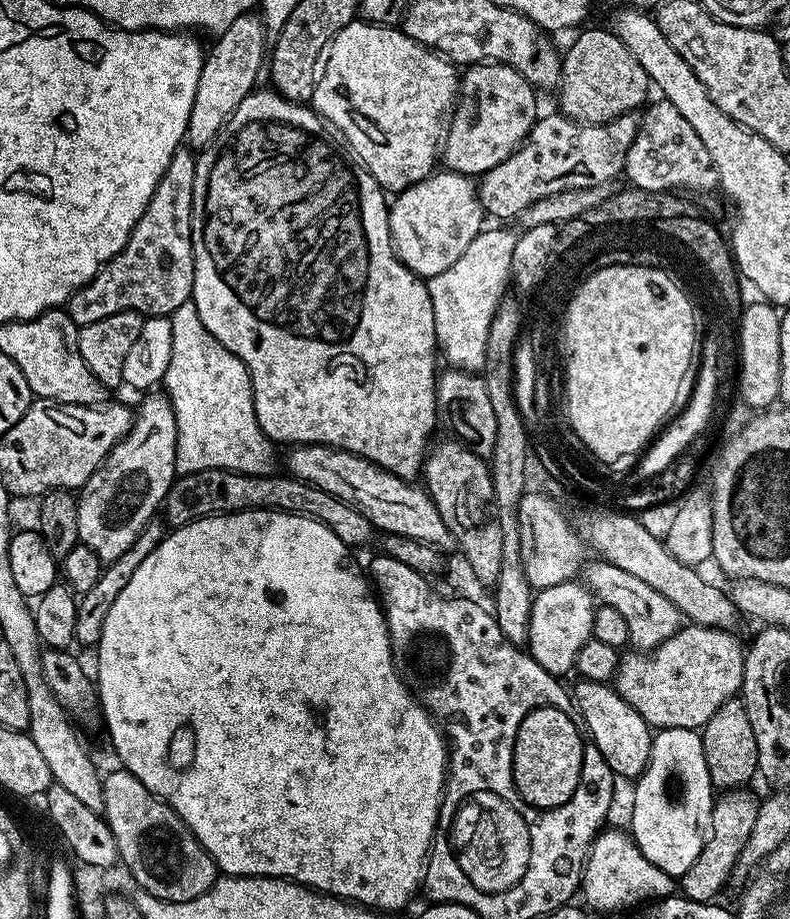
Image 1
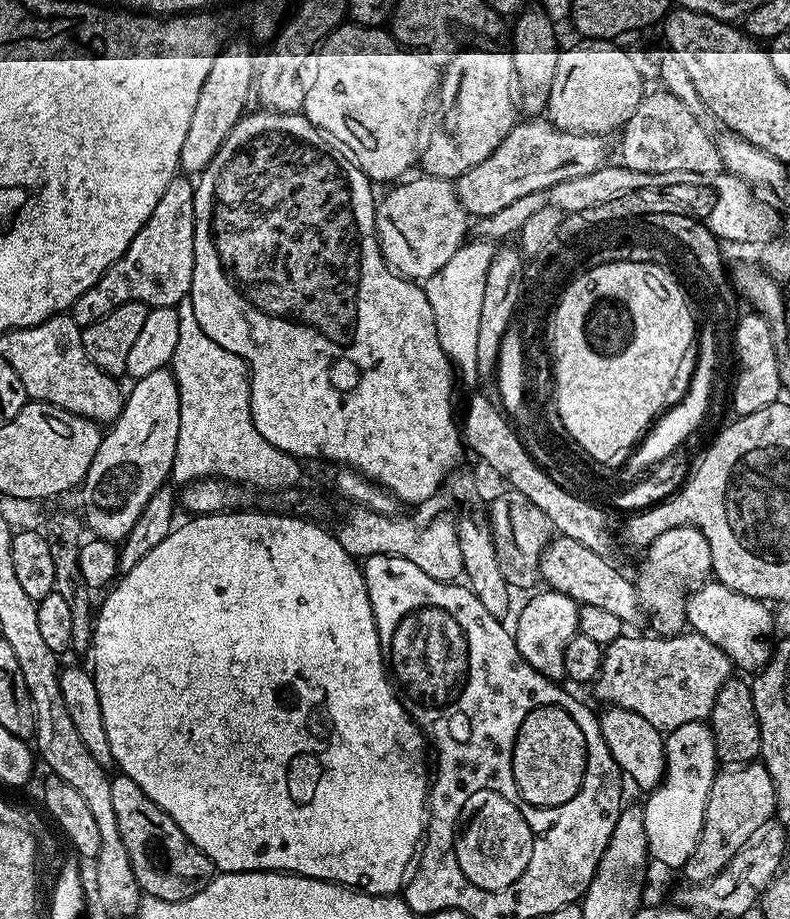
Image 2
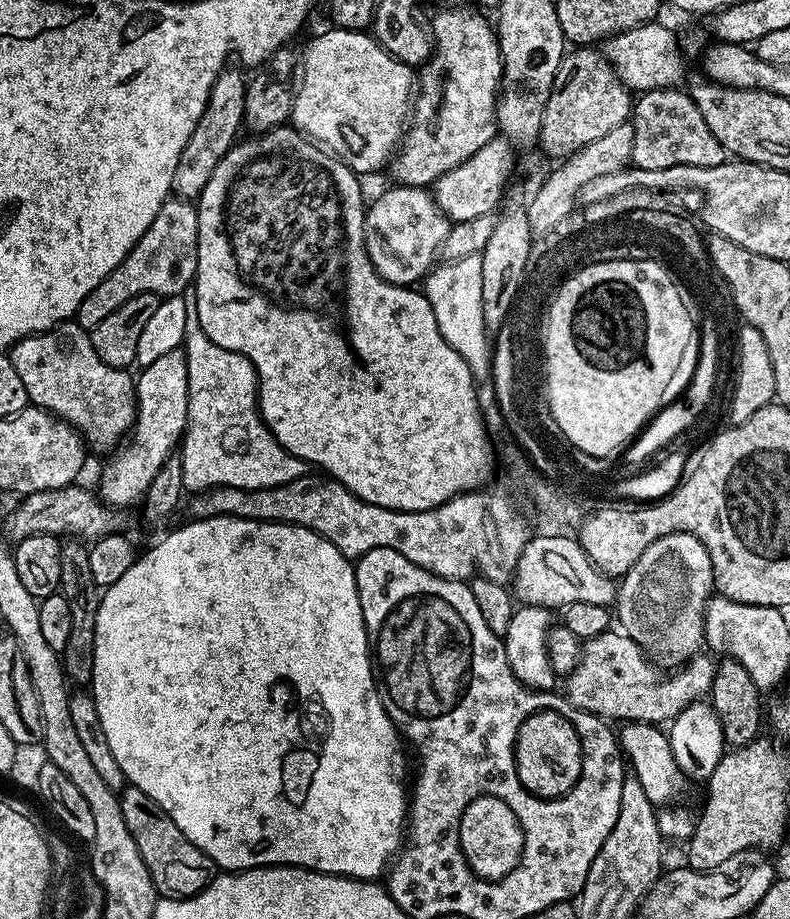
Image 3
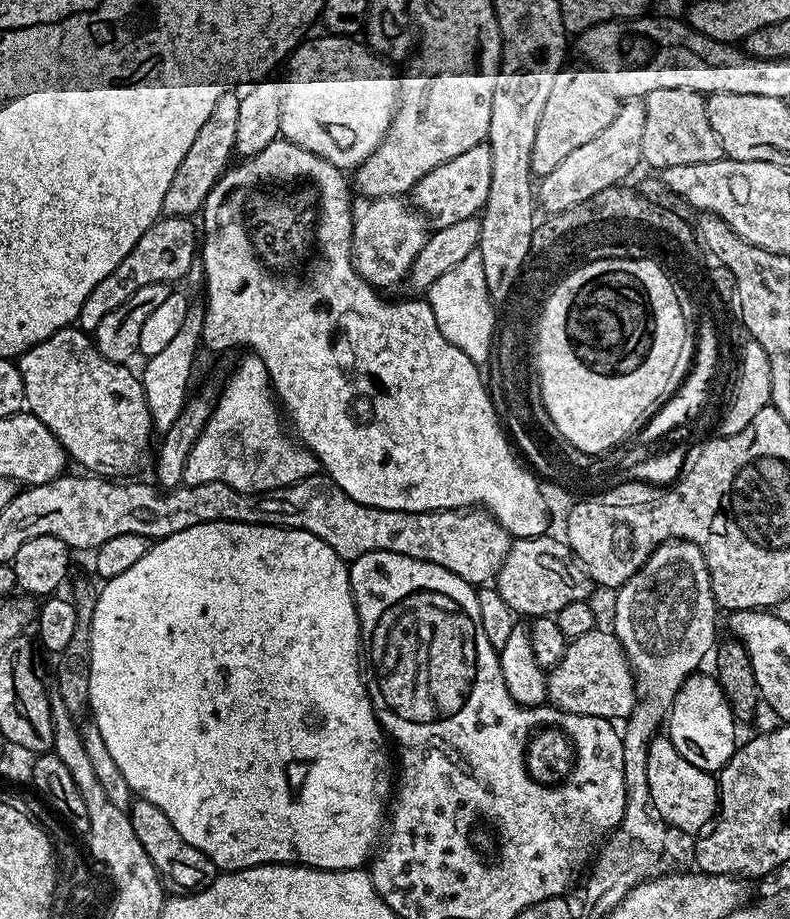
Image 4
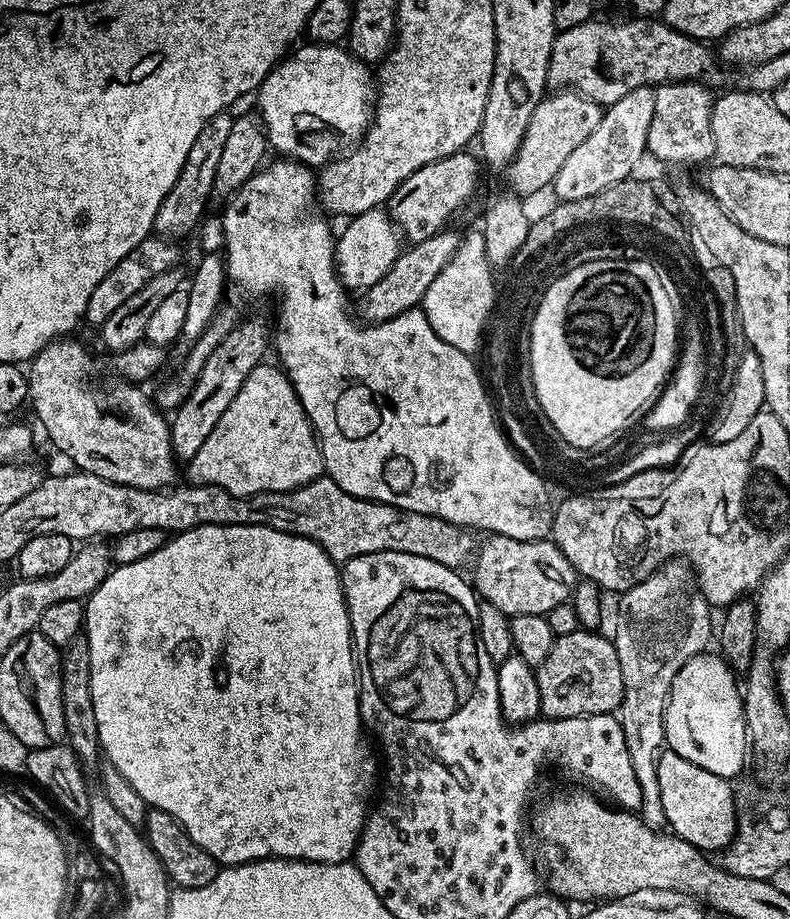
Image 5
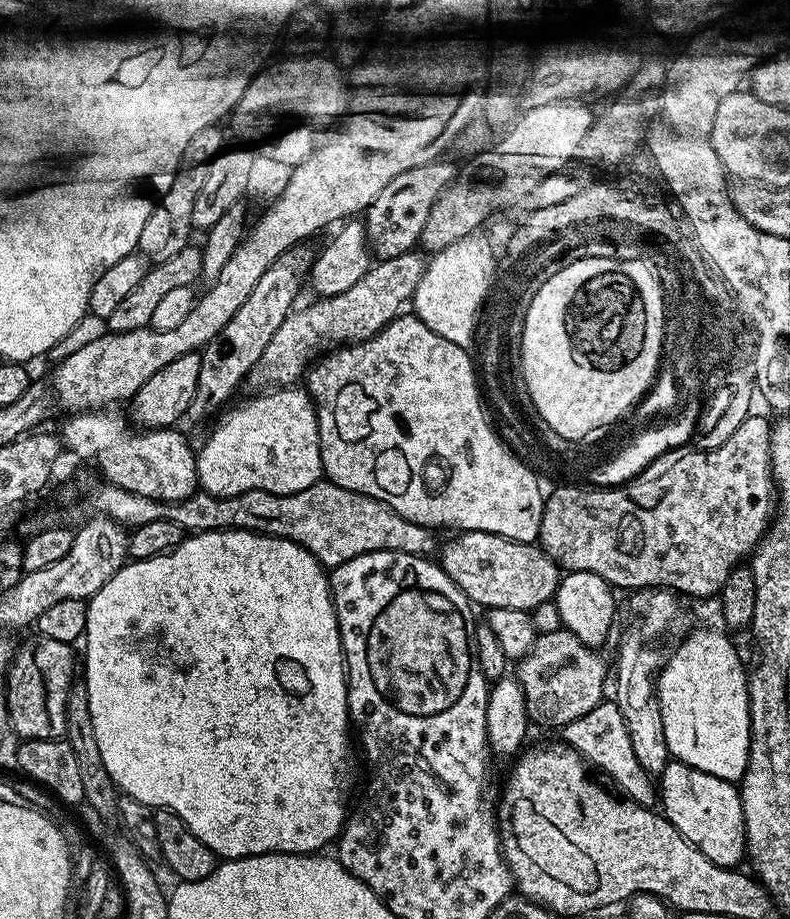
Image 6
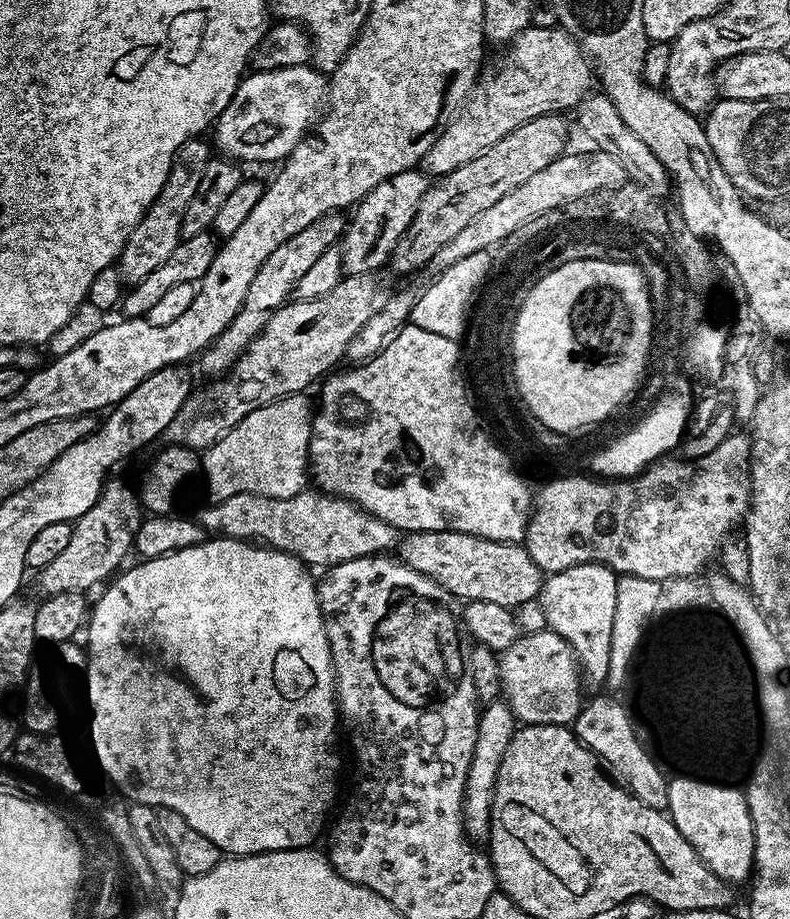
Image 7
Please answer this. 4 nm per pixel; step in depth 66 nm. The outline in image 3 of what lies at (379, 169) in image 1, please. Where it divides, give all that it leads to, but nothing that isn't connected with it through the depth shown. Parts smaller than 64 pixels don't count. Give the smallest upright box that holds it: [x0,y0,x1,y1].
[290,26,414,174]

